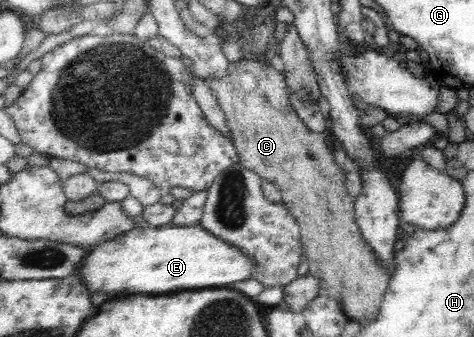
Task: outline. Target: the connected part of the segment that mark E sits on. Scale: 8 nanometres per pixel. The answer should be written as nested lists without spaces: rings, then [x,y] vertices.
[[[135,226],[130,232],[103,242],[102,245],[92,246],[82,262],[82,285],[90,292],[106,292],[108,298],[120,294],[164,294],[164,292],[178,292],[178,290],[194,290],[194,288],[222,288],[230,282],[250,280],[252,274],[258,272],[258,263],[255,262],[240,247],[224,242],[211,231],[198,226]]]

